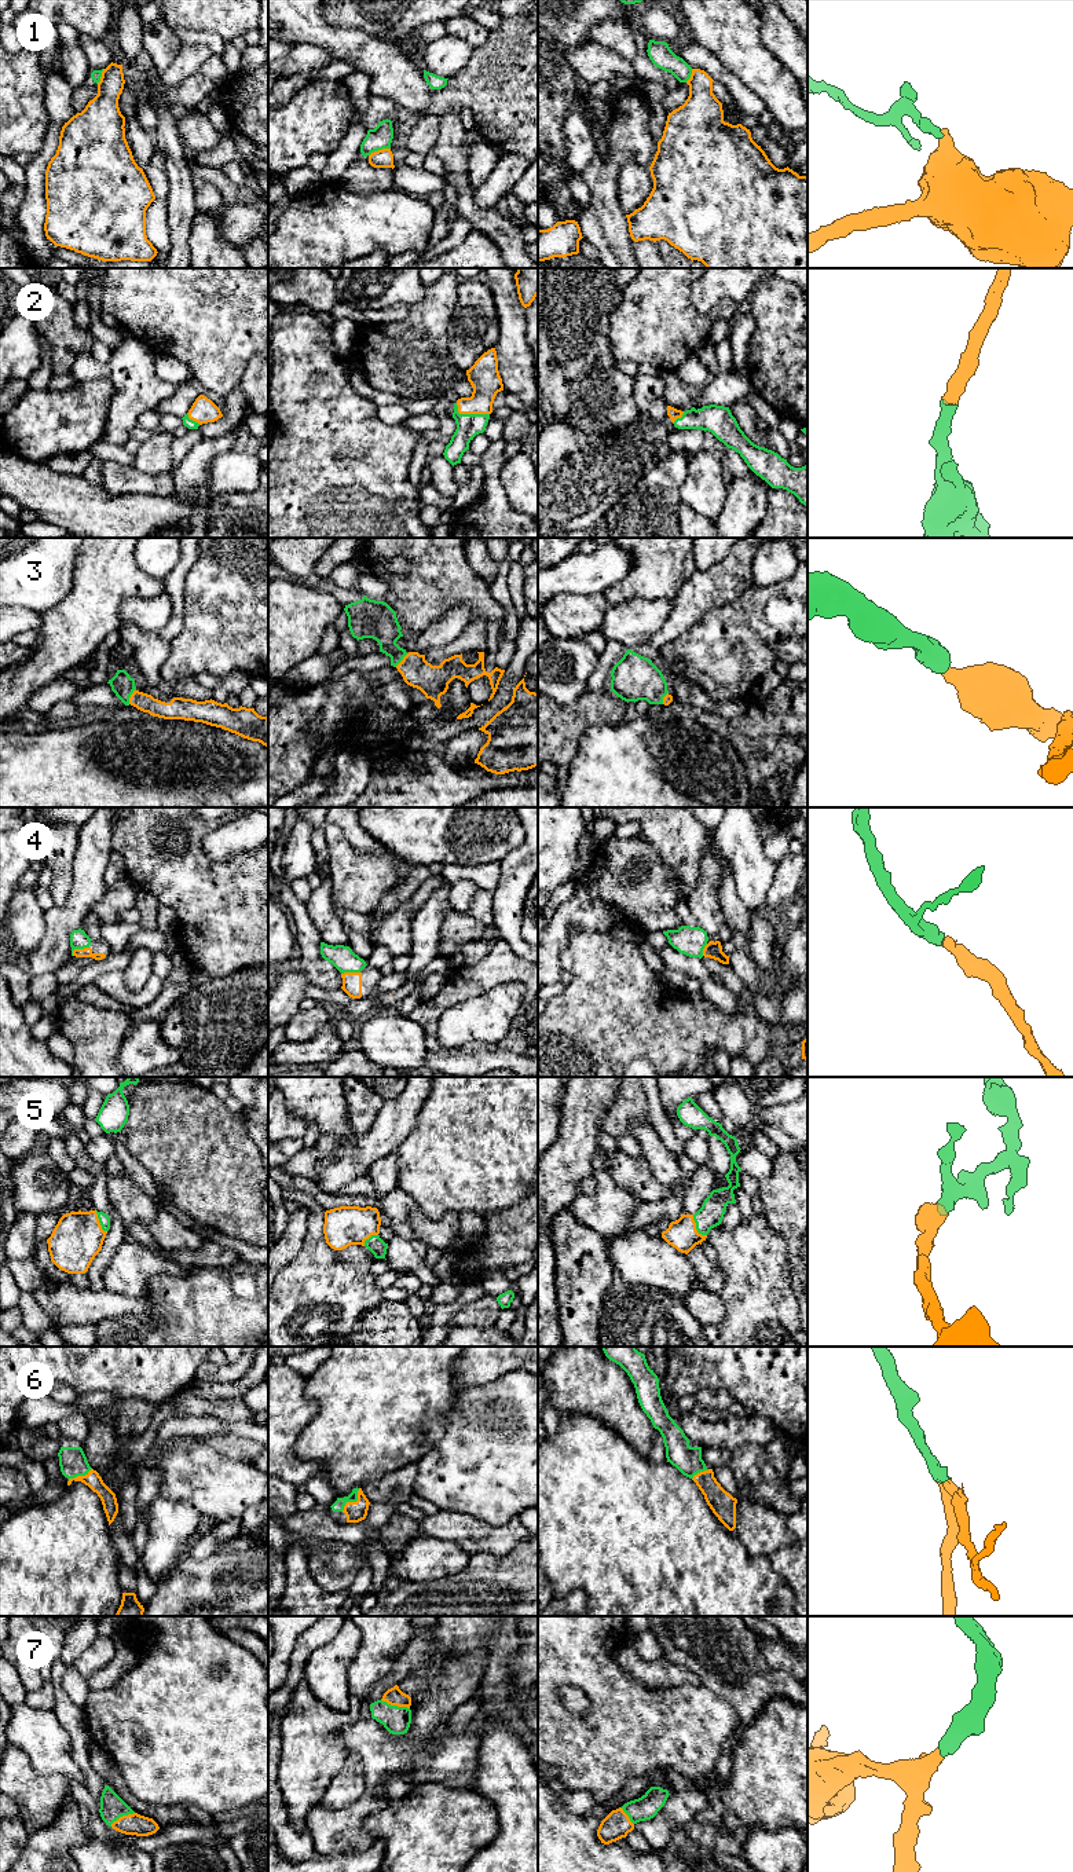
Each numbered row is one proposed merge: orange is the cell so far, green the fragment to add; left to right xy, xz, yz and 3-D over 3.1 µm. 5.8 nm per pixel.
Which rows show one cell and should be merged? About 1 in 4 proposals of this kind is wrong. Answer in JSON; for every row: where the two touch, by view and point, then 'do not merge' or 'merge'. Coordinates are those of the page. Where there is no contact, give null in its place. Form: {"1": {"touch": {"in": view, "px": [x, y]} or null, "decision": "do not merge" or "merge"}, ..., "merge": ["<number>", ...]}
{"1": {"touch": {"in": "xz", "px": [378, 150]}, "decision": "do not merge"}, "2": {"touch": {"in": "xz", "px": [469, 413]}, "decision": "merge"}, "3": {"touch": {"in": "xy", "px": [131, 696]}, "decision": "merge"}, "4": {"touch": {"in": "xy", "px": [79, 949]}, "decision": "merge"}, "5": {"touch": {"in": "yz", "px": [695, 1227]}, "decision": "merge"}, "6": {"touch": {"in": "xz", "px": [352, 1502]}, "decision": "merge"}, "7": {"touch": {"in": "xz", "px": [395, 1704]}, "decision": "merge"}, "merge": ["2", "3", "4", "5", "6", "7"]}

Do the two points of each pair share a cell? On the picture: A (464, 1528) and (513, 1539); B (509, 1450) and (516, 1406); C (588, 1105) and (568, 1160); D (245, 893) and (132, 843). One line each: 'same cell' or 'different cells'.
A: same cell
B: same cell
C: same cell
D: same cell

